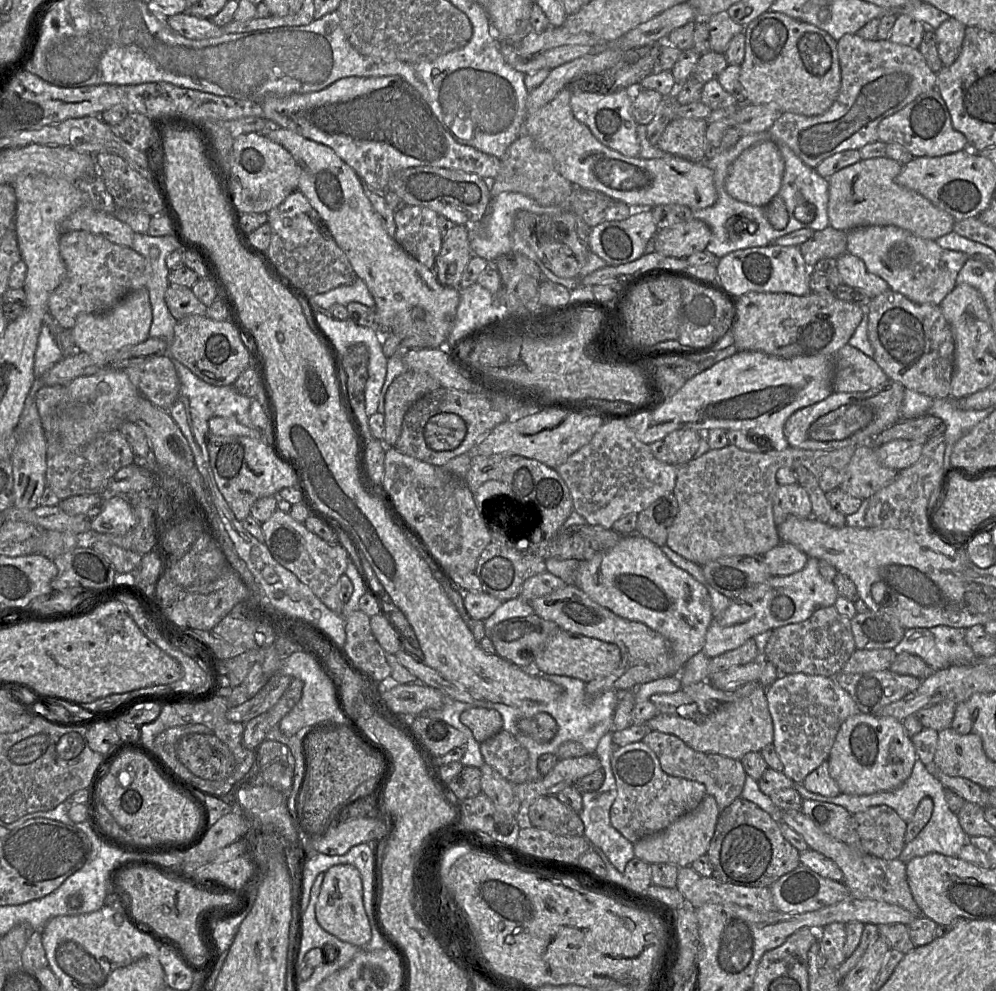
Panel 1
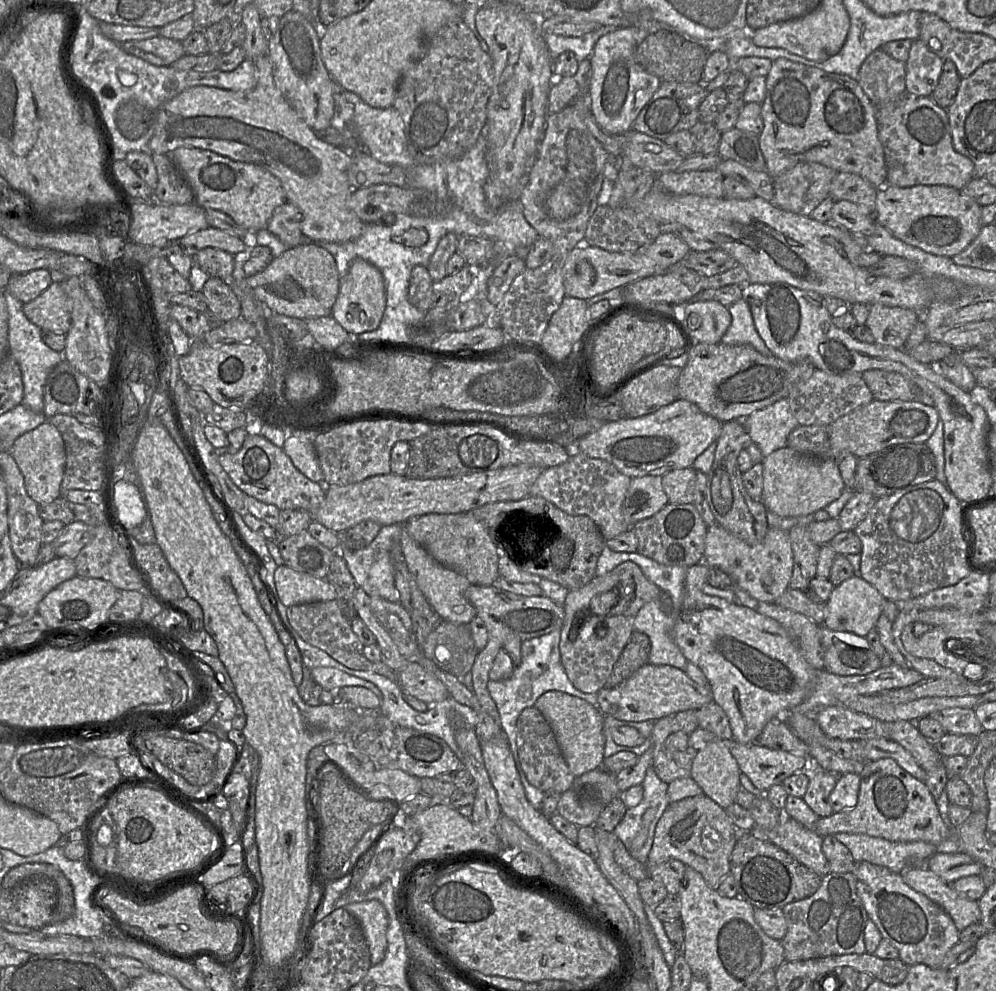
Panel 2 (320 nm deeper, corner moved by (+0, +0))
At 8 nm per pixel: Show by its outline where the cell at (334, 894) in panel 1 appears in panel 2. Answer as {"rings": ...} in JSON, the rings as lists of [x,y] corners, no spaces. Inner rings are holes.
{"rings":[[[377,900],[349,903],[344,907],[359,922],[368,945],[372,966],[381,963],[387,951],[389,917]]]}

